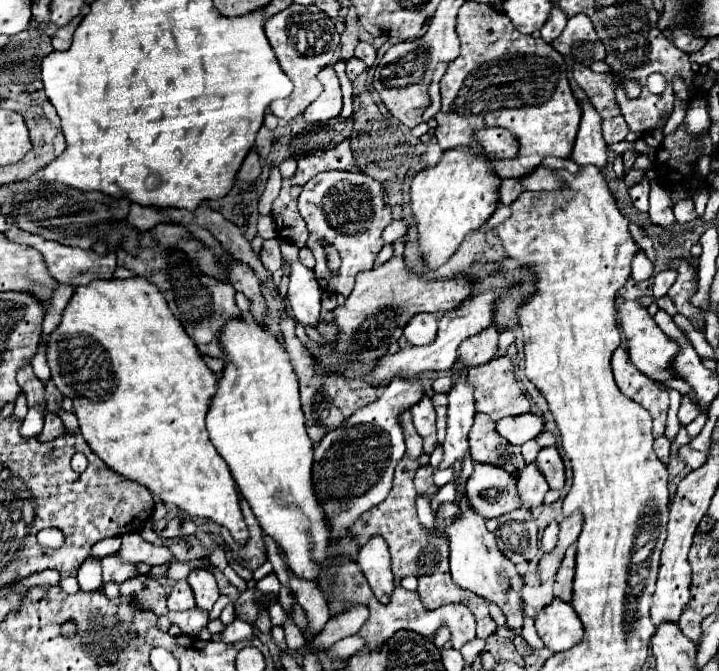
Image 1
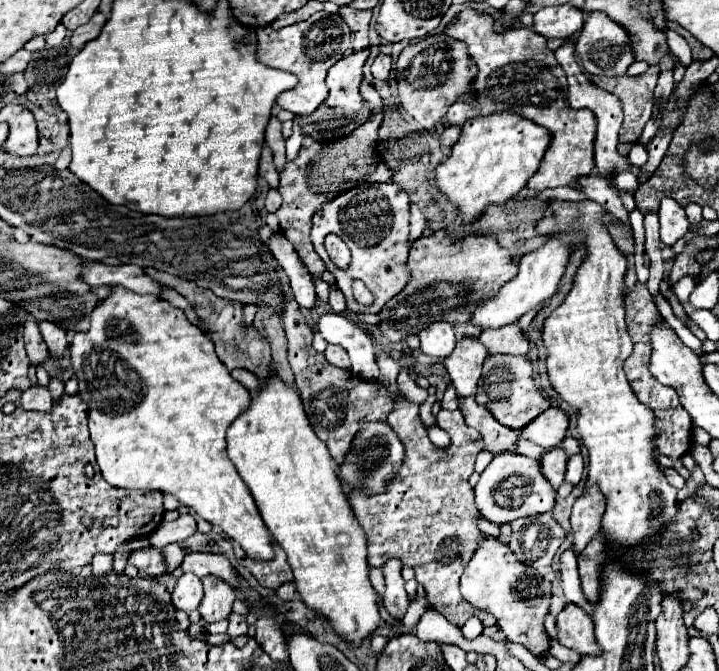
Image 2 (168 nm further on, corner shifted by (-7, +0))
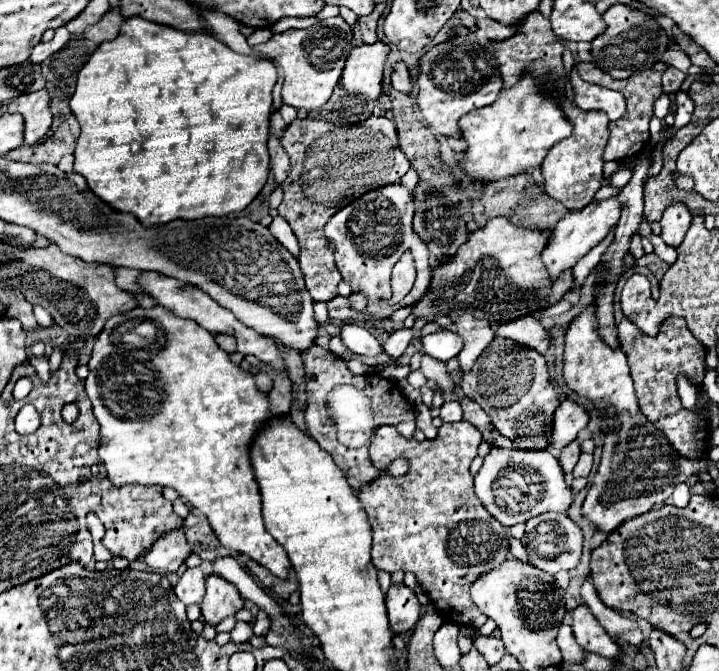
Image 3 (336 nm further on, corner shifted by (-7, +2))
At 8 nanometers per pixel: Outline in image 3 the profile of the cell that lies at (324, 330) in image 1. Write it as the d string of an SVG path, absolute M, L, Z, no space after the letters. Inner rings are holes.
M467 421L443 423L435 441L417 443L401 437L401 457L409 459L409 473L405 477L381 475L359 491L373 527L373 565L387 573L415 573L445 621L473 627L481 627L487 617L473 605L469 585L479 573L501 565L509 553L507 529L487 513L473 491L469 465L477 457L481 439L481 431Z

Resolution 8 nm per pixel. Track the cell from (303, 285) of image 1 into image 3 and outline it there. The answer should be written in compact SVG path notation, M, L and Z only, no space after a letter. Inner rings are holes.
M345 323L341 327L341 341L357 355L375 357L375 355L383 353L381 343L371 335L371 331L357 323Z

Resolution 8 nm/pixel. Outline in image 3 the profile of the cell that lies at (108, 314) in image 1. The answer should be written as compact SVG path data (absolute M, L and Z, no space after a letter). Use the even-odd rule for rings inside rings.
M161 305L149 311L137 307L111 317L95 341L89 369L85 391L101 425L99 457L109 473L109 481L113 485L139 483L173 487L183 501L205 513L223 547L249 555L273 575L285 579L291 561L285 549L277 545L263 527L261 493L249 461L253 439L273 417L267 393L257 389L253 375L233 363L229 353L215 343L207 329L165 311Z

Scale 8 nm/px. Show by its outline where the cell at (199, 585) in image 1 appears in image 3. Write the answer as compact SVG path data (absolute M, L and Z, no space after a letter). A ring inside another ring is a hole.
M219 575L207 577L207 593L201 603L201 613L209 625L221 623L225 617L235 615L243 607L239 591Z

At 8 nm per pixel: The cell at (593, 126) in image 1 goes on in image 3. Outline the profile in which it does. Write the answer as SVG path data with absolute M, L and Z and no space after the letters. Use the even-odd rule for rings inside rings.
M575 69L571 73L571 83L575 91L575 103L583 111L605 111L611 121L625 115L625 97L619 91L585 83Z

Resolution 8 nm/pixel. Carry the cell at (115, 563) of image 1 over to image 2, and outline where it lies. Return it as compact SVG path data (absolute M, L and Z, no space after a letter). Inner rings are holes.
M143 549L143 551L135 551L129 555L127 559L129 565L137 567L139 573L143 571L147 577L159 577L165 573L165 563L163 563L163 557L159 553L159 549Z

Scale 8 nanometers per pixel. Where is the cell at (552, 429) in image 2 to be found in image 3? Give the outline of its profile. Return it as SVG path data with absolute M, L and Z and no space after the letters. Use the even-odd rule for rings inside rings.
M563 399L559 409L555 411L555 423L553 423L553 433L551 433L551 445L549 445L549 453L553 453L555 457L559 457L561 449L565 445L569 445L571 441L575 441L577 433L589 423L589 415L587 411L577 405L571 399Z

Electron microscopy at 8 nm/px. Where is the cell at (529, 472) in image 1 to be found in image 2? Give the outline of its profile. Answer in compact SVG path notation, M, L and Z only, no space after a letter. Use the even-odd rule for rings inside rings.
M555 447L553 451L547 451L541 459L541 473L545 475L545 479L557 489L563 479L565 479L565 465L567 465L567 455L563 453L563 449Z

